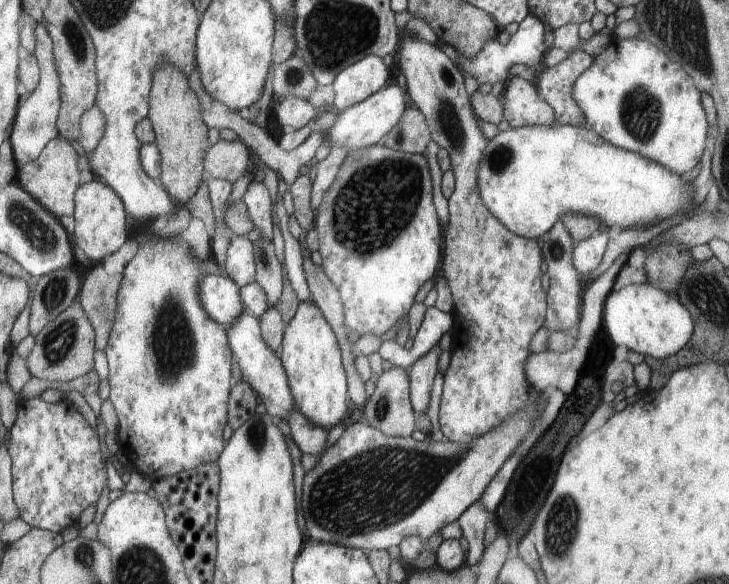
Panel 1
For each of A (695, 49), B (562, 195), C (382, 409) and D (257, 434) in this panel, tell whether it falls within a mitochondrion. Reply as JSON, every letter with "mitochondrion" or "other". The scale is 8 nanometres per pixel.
{"A":"mitochondrion","B":"other","C":"mitochondrion","D":"mitochondrion"}

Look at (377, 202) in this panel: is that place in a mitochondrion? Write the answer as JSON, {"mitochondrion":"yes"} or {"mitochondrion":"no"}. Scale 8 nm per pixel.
{"mitochondrion":"yes"}

